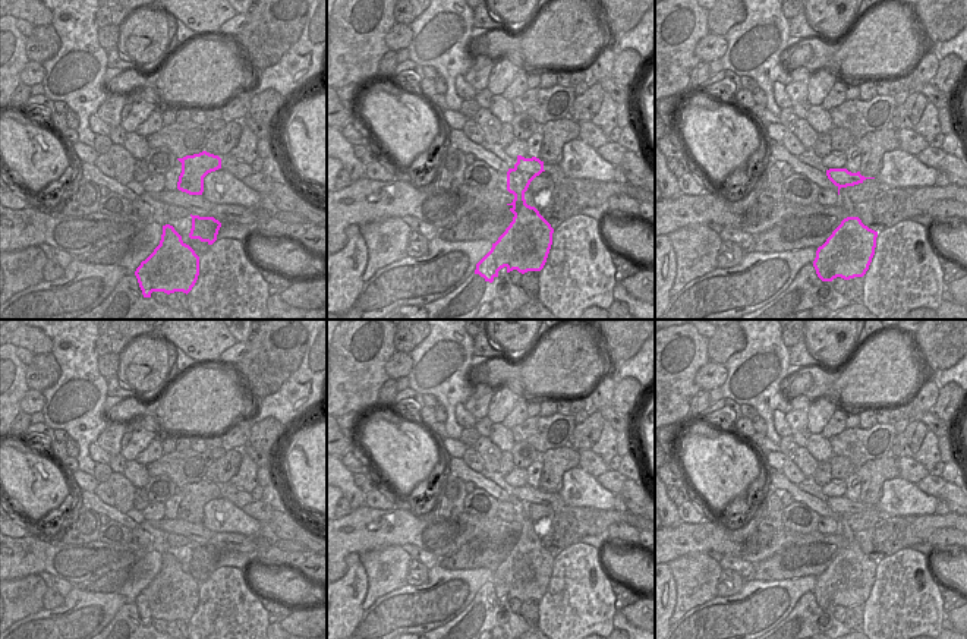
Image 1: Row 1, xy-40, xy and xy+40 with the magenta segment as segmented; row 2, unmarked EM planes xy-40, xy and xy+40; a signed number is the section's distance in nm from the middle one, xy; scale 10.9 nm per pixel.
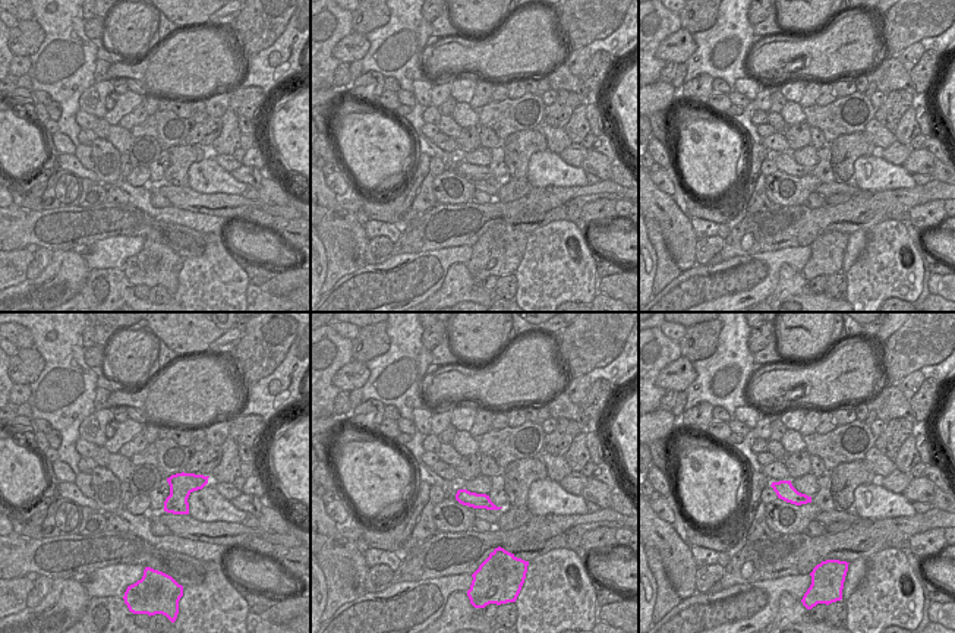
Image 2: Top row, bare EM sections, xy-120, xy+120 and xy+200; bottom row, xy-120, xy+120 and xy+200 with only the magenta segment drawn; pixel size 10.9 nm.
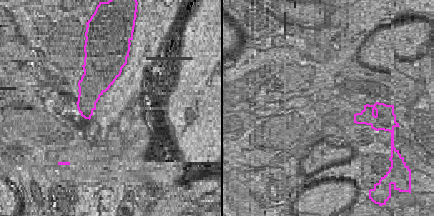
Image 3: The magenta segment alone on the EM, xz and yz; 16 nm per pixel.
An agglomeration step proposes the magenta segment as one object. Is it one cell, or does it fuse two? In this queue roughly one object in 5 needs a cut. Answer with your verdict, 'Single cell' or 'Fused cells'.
Single cell.

